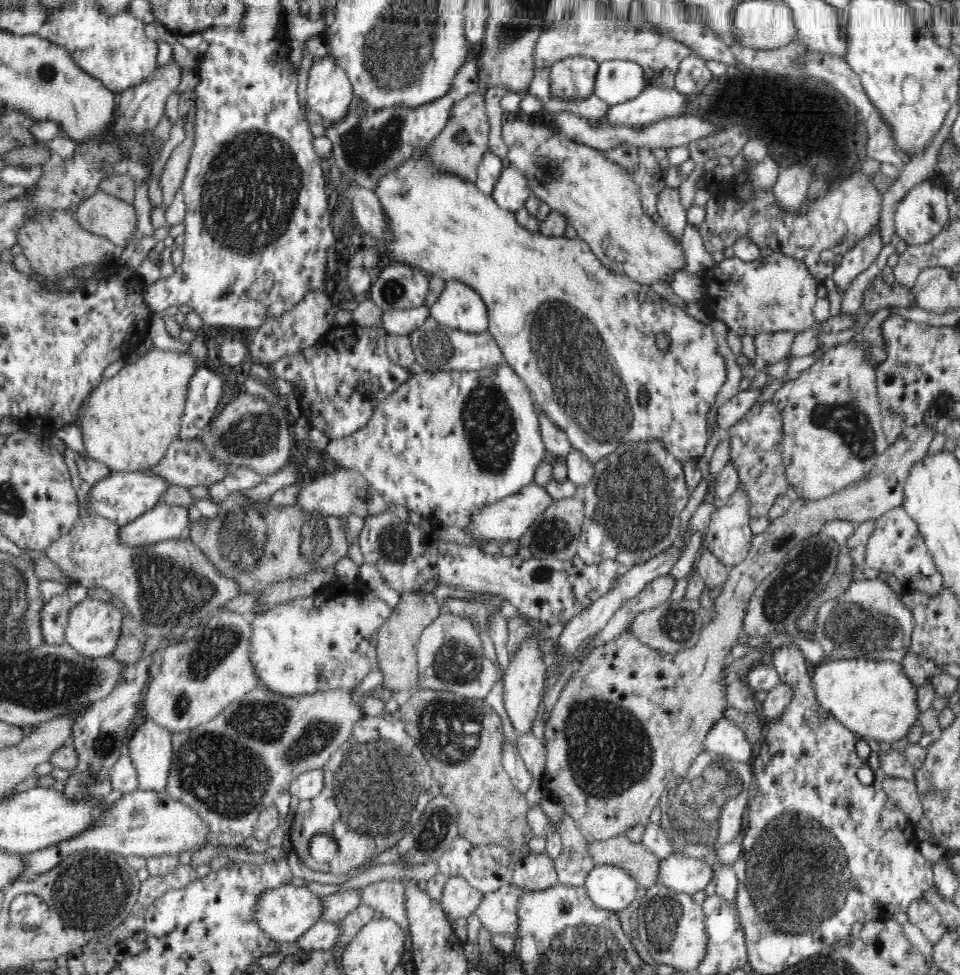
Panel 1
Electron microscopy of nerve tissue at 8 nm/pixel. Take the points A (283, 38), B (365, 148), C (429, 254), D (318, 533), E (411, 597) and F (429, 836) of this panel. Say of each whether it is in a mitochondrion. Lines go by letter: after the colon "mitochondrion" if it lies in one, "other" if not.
A: other
B: mitochondrion
C: other
D: mitochondrion
E: other
F: mitochondrion

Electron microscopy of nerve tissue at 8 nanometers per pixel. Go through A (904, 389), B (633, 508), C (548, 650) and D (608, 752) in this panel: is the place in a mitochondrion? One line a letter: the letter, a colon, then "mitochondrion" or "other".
A: other
B: mitochondrion
C: other
D: mitochondrion

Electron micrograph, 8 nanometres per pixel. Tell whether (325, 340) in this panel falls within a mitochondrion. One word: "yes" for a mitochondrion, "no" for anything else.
no

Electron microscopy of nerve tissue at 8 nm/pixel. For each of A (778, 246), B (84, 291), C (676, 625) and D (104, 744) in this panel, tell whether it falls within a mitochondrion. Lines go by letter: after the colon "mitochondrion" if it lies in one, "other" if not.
A: other
B: other
C: mitochondrion
D: mitochondrion

